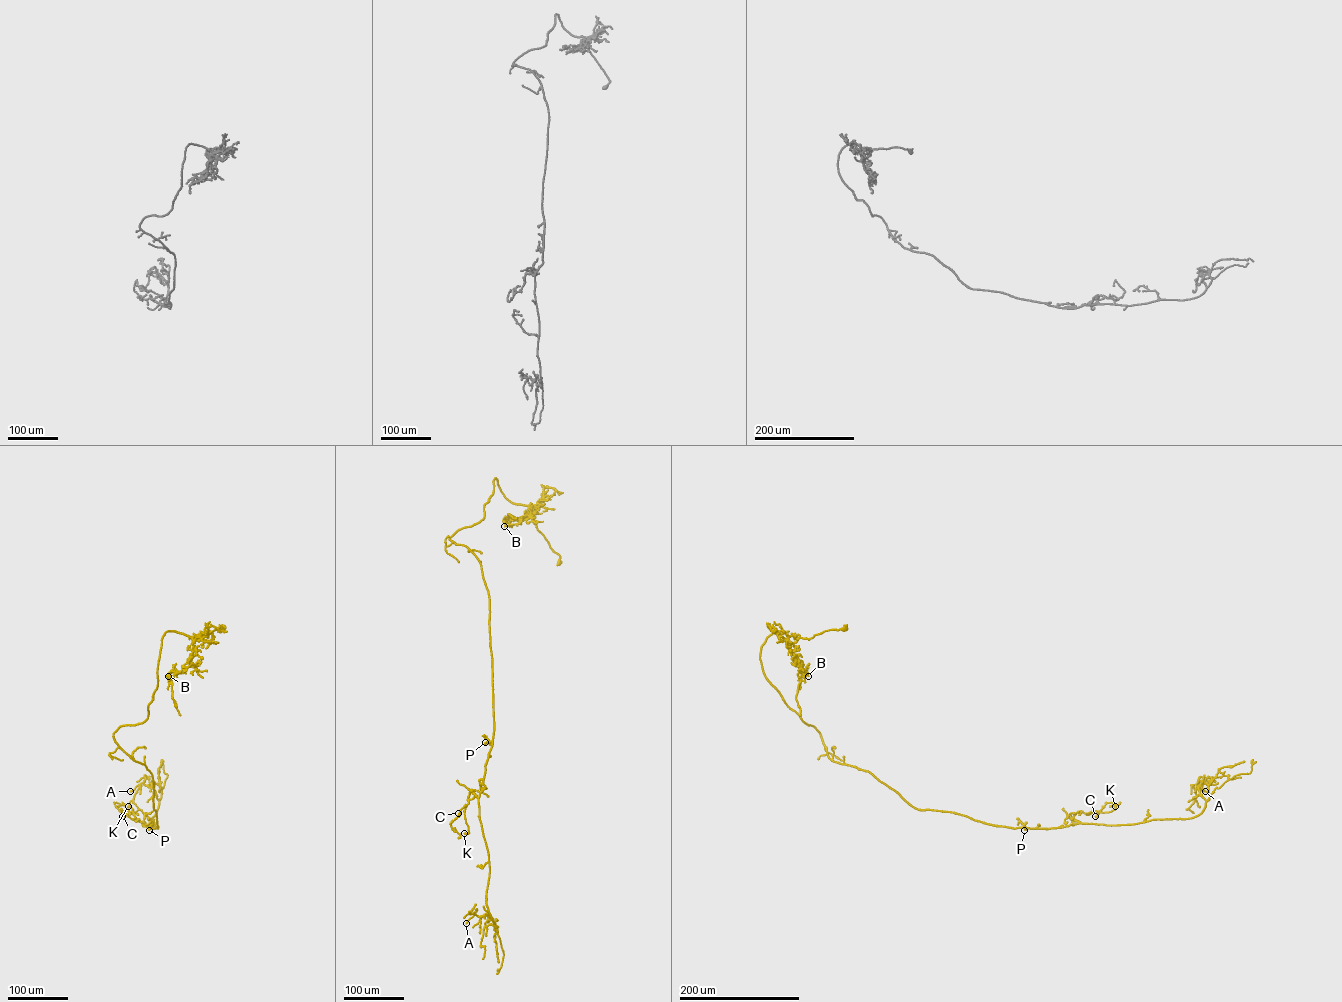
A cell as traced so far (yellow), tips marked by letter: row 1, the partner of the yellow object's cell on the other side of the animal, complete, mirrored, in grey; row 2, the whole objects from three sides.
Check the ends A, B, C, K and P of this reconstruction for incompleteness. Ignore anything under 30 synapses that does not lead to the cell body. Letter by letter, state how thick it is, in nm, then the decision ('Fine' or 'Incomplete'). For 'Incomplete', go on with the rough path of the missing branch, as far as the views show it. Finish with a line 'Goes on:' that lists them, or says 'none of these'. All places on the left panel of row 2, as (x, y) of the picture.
A: Thickness 420 nm. Fine
B: Thickness 200 nm. Fine
C: Thickness 360 nm. Fine
K: Thickness 480 nm. Fine
P: Thickness 600 nm. Fine
Goes on: none of these

